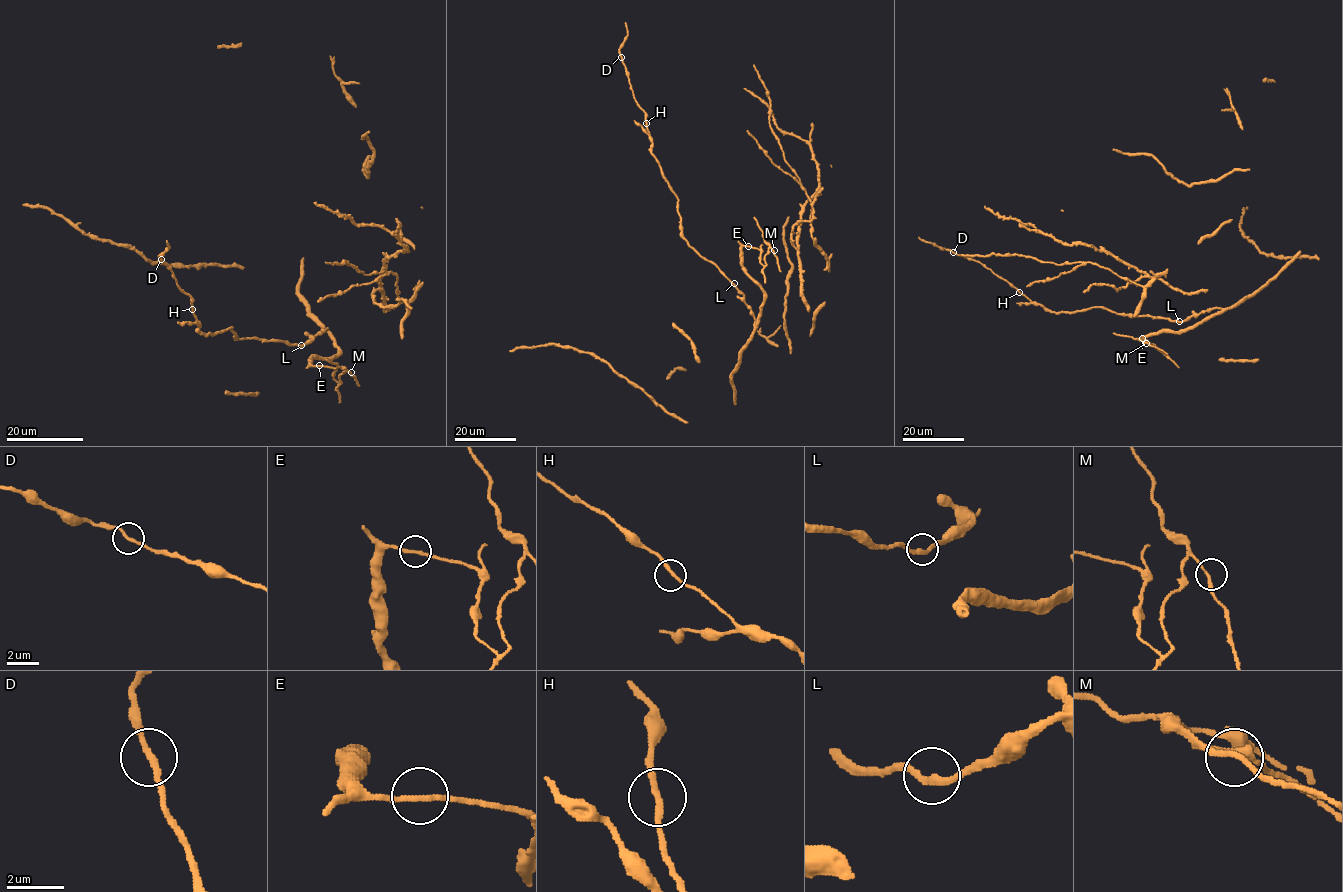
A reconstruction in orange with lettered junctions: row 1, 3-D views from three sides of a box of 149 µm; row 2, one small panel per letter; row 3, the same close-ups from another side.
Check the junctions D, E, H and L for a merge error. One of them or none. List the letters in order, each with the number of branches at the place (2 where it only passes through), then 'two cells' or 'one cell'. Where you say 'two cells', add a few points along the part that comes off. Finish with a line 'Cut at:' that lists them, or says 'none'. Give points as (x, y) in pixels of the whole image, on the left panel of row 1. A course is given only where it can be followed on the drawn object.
D: branches 2; one cell
E: branches 2; two cells; course (319, 365), (334, 370), (333, 379), (339, 383), (339, 376), (345, 369), (326, 359)
H: branches 2; one cell
L: branches 2; one cell
Cut at: E

